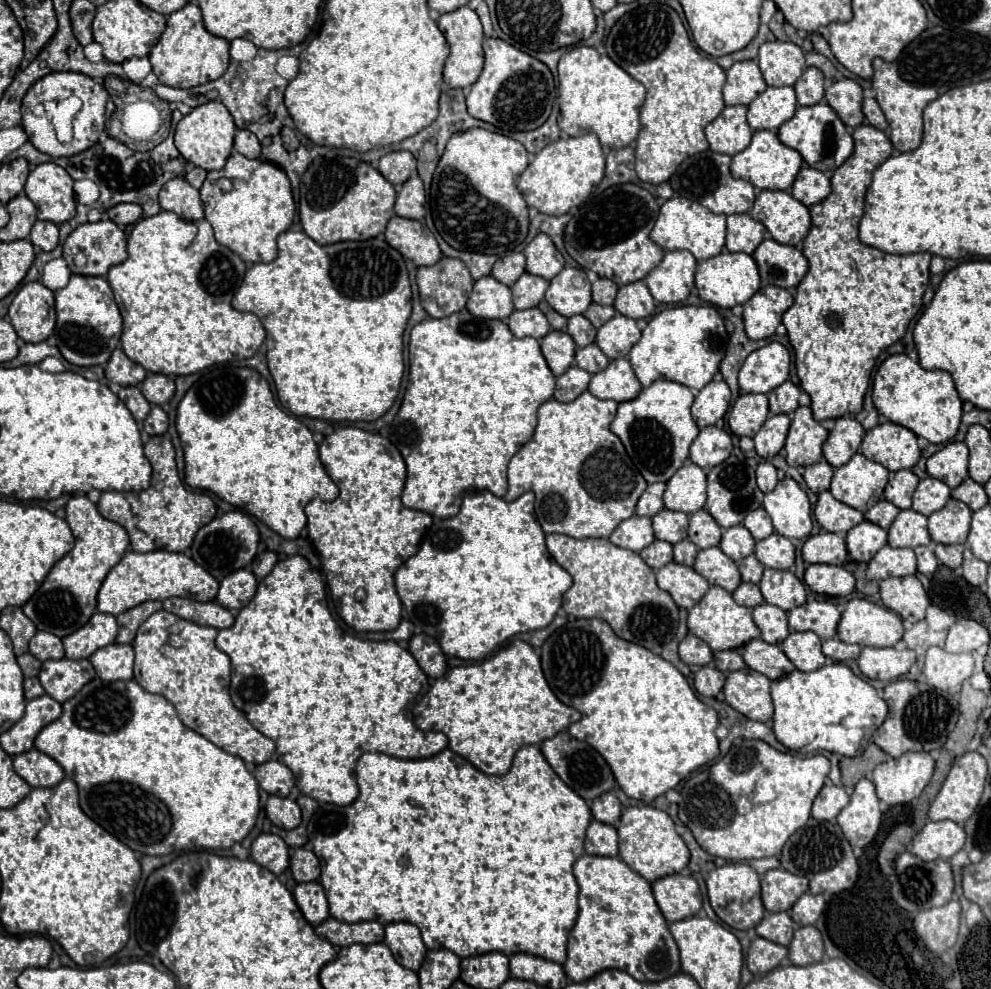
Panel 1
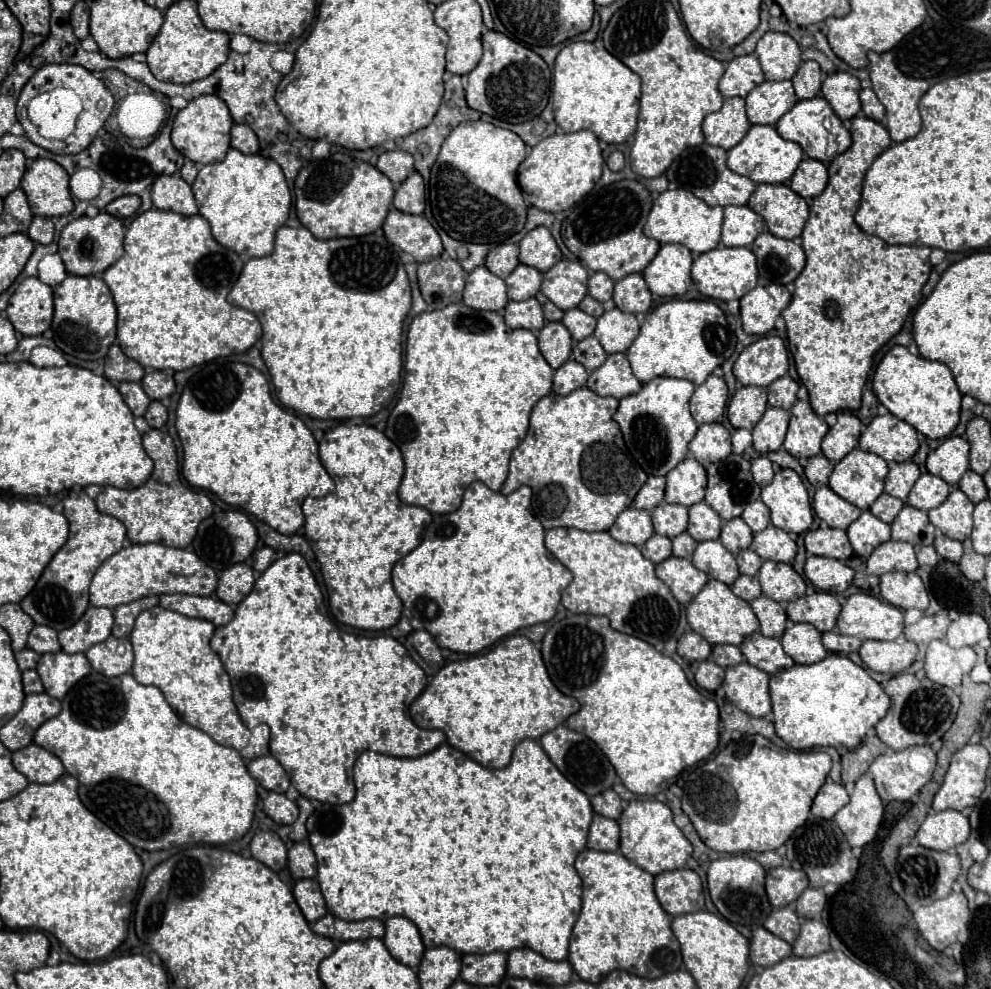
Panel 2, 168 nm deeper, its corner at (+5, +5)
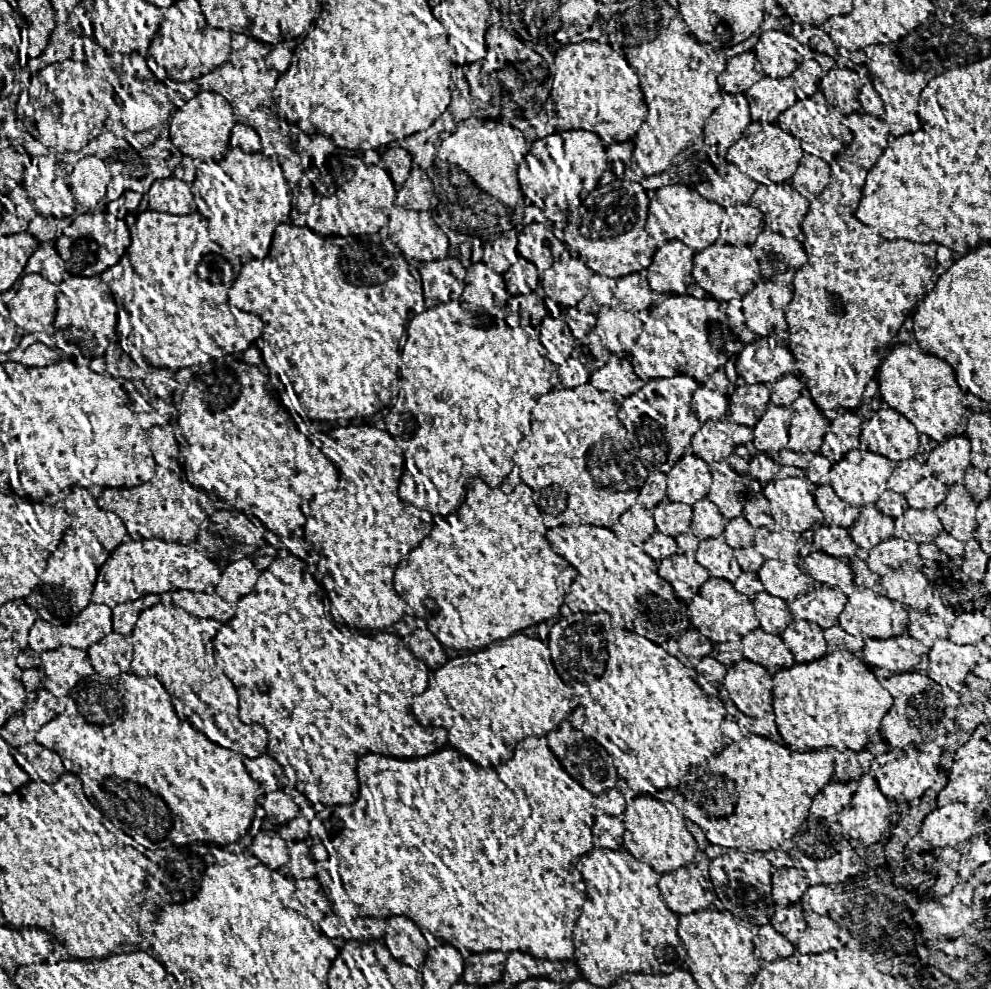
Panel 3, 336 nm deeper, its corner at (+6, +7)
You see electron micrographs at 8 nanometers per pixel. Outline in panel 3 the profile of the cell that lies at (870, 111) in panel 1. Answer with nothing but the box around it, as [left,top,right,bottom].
[859,83,885,117]

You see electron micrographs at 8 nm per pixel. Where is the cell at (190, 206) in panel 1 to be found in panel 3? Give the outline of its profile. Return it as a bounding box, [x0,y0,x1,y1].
[147,175,195,215]

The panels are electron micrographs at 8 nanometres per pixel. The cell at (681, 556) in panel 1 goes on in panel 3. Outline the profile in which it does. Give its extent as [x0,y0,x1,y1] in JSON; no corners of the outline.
[675,529,699,555]

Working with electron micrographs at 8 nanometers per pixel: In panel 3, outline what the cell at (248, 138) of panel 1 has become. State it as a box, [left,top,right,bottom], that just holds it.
[231,123,261,151]

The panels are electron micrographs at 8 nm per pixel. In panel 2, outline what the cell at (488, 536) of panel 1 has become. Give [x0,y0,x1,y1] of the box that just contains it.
[392,481,572,655]

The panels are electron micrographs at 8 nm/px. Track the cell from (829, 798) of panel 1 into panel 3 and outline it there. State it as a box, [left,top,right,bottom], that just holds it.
[811,781,851,819]

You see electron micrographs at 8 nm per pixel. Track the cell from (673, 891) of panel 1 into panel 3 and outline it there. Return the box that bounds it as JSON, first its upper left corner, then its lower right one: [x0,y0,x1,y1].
[659,863,715,913]

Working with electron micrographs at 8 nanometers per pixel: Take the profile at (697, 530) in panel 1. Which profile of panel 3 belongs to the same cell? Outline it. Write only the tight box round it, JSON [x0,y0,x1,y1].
[691,497,723,537]

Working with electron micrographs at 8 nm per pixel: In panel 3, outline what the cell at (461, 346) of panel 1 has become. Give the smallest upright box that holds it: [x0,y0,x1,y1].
[387,301,557,515]

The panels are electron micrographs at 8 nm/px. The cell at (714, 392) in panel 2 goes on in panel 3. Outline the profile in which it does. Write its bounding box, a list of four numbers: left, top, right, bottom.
[693,371,727,423]

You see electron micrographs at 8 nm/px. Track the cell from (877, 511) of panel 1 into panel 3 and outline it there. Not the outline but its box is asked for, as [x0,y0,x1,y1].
[875,489,907,519]

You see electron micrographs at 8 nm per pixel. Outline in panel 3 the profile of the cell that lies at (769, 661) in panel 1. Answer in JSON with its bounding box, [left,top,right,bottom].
[743,629,795,673]

